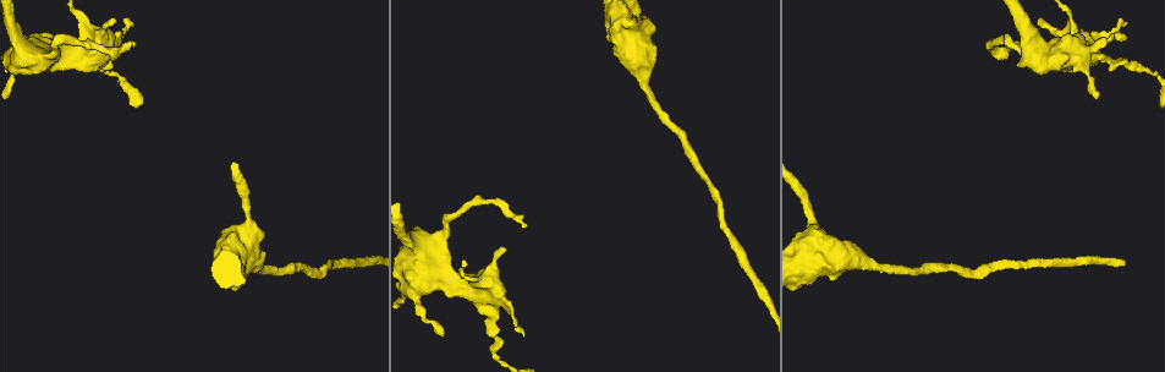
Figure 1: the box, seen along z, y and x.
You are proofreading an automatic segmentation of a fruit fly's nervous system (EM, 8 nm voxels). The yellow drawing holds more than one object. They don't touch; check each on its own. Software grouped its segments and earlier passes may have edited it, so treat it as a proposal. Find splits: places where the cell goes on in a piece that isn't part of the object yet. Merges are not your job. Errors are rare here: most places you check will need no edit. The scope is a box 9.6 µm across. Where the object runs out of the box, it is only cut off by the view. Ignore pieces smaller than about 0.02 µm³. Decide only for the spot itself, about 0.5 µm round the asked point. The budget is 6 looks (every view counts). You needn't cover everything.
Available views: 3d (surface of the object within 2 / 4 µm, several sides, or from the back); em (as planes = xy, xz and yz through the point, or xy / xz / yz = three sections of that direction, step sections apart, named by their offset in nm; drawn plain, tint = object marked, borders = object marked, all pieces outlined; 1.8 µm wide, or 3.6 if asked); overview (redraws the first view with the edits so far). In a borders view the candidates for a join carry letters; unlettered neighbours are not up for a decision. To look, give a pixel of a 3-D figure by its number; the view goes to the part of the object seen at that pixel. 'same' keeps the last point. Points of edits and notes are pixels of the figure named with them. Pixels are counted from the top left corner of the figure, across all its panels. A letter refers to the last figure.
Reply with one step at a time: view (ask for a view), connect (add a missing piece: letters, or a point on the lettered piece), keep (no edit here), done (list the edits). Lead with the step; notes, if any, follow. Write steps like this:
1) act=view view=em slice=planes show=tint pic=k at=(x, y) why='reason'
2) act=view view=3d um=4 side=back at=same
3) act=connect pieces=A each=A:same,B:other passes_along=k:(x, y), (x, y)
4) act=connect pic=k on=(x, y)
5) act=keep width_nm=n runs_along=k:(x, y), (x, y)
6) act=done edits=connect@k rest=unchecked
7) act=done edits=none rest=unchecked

act=view view=3d um=4 side=back pic=1 at=(130, 24) why='an open end'

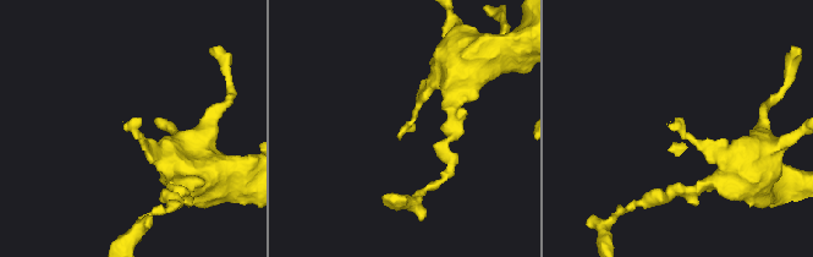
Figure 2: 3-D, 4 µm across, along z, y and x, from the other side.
act=view view=em slice=planes show=plain pic=2 at=(669, 126) why='now the EM'

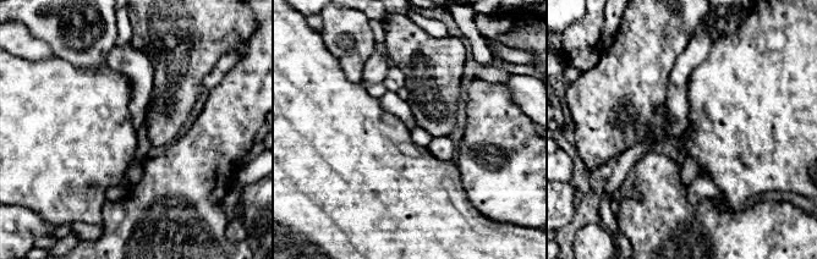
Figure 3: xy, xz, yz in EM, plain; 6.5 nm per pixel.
act=view view=em slice=planes show=borders at=same

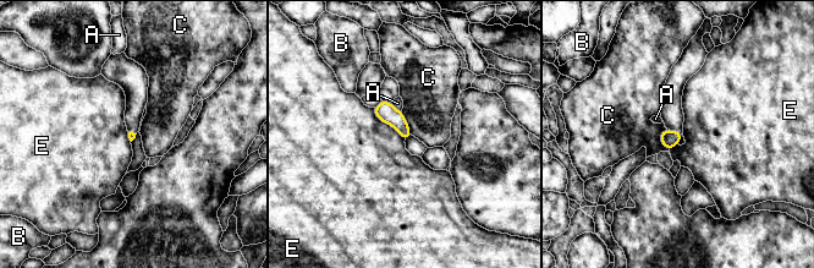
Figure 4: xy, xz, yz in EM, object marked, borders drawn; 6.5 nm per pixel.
act=keep longest_contact=E:300nm each=A:other,B:other,C:other,E:other border=4:(373, 108), (373, 113), (405, 140) found='none of them fits'

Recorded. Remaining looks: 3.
act=view view=em um=3.6 slice=xz step=16 show=borders pic=1 at=(443, 334) why='thin end'

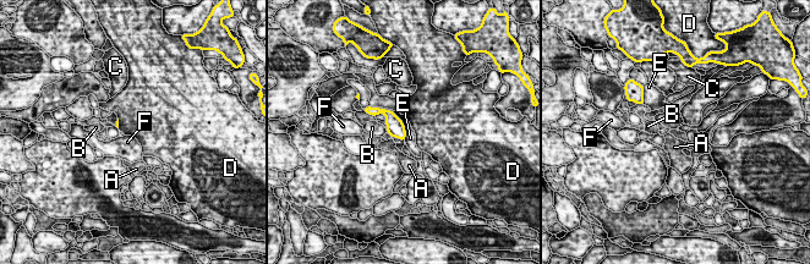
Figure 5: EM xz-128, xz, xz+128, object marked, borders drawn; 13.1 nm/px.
act=view view=em um=3.6 slice=planes show=borders at=same

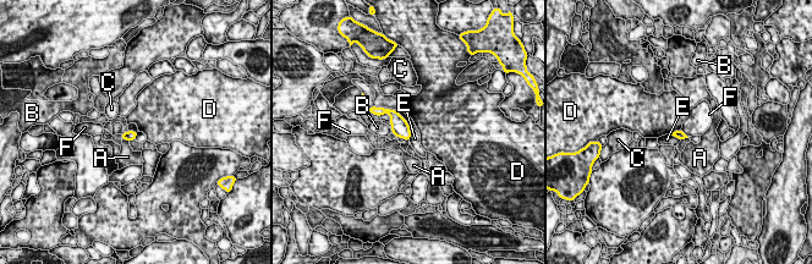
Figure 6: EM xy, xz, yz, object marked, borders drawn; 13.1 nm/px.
act=keep longest_contact=E:460nm each=A:other,B:other,C:other,D:other,E:other,F:other border=6:(394, 110), (407, 122), (410, 139) found='none of them fits'

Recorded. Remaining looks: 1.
act=done edits=none rest=unchecked

